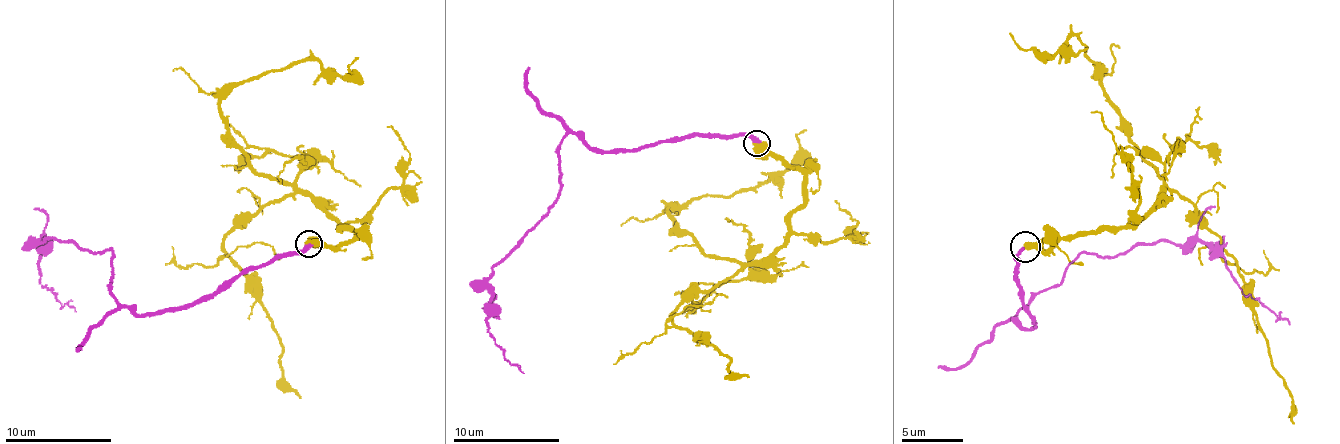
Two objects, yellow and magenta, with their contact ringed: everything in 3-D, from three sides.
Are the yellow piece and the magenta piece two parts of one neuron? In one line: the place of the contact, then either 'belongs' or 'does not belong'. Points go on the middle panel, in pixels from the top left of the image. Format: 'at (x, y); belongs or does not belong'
at (757, 143); belongs

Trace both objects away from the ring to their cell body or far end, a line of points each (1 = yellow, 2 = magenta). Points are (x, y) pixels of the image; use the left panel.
1: (308, 244), (356, 233), (263, 178), (220, 101), (313, 61), (342, 77), (358, 58)
2: (308, 244), (244, 268), (183, 308), (138, 316), (111, 292), (111, 249), (39, 241), (39, 281), (77, 311)

